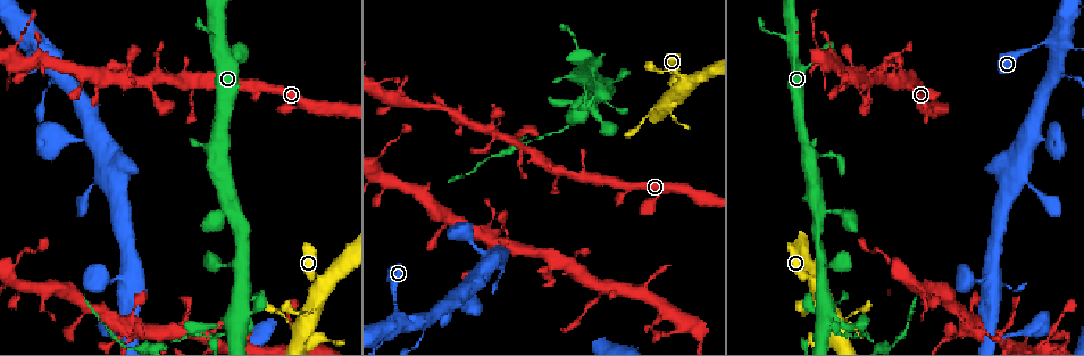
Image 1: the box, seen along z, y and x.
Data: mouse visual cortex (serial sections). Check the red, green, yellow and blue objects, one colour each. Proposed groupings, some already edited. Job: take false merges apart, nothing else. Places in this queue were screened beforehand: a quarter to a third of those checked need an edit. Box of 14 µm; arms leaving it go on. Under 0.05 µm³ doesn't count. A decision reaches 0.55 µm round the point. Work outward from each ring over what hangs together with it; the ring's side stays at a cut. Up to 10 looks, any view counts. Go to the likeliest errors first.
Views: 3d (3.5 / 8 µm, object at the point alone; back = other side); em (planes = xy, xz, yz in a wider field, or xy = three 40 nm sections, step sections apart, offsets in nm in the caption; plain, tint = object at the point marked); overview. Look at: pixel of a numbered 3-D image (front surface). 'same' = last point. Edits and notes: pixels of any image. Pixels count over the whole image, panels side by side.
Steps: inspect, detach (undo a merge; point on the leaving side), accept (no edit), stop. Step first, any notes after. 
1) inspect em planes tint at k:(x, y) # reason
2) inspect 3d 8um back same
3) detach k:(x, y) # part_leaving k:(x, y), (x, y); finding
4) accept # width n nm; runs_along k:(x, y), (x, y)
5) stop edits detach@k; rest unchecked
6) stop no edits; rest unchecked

inspect 3d 3.5um at 1:(1062, 75) # small branch off a trunk

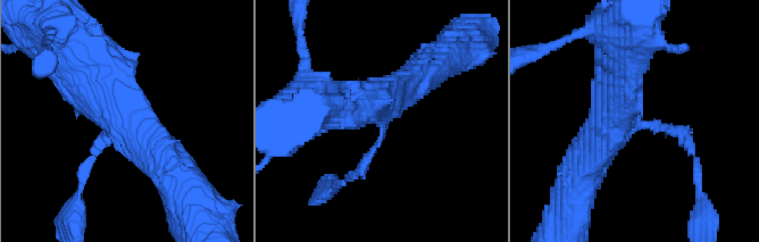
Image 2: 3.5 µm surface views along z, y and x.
inspect em xy step 3 tint at 2:(126, 124) # arms 3; arm_widths 150, 500, 600 nm

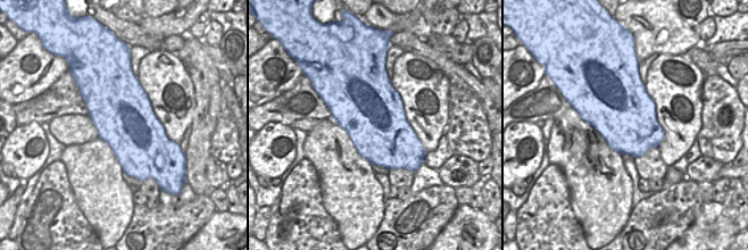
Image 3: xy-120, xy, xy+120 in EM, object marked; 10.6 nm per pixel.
accept # runs_along 2:(78, 61), (173, 173); all the same cell

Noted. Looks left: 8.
inspect em planes tint at 1:(301, 312) # a narrow waist

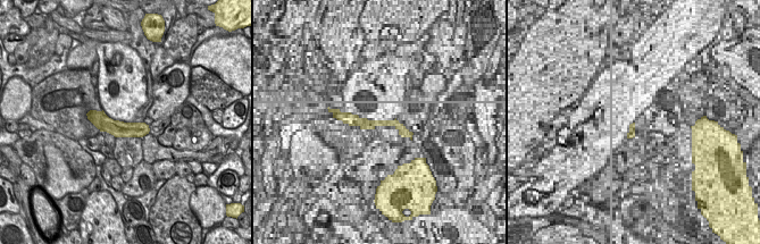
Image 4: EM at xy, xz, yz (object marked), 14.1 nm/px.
inspect 3d 3.5um same # wider look

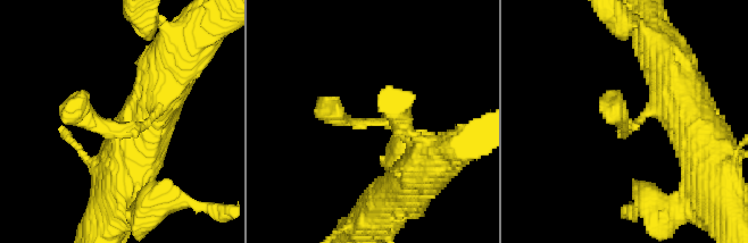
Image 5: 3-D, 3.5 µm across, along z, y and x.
accept # runs_along 5:(161, 90), (134, 131), (64, 120); all the same cell

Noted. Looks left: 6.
inspect 3d 8um at 1:(598, 100)

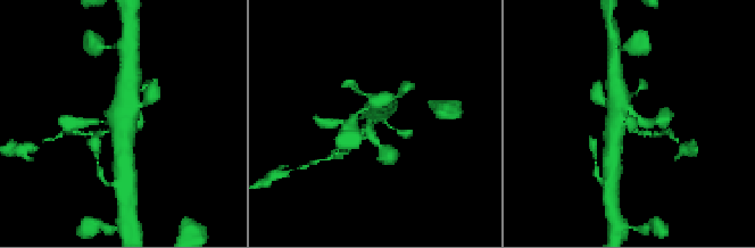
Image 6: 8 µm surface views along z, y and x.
inspect 3d 3.5um back at 6:(115, 119) # closer look

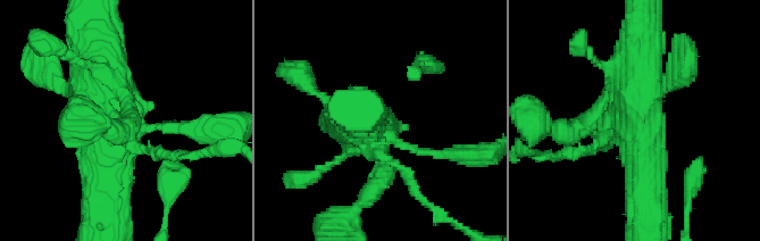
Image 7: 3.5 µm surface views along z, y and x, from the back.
inspect em xy step 5 tint at 7:(612, 127)

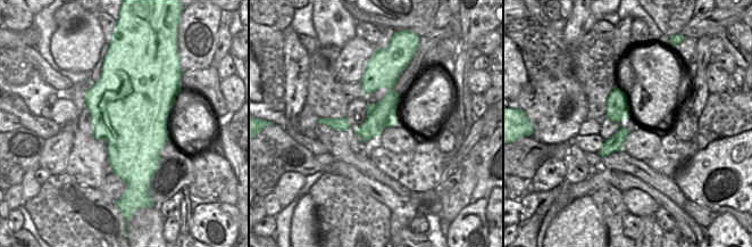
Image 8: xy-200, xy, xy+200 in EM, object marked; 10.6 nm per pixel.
detach 7:(568, 149) # width 280 nm; part_leaving 7:(608, 130), (587, 150), (539, 154); a second cell is stuck on

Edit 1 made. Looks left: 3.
inspect 3d 8um at 1:(987, 276) # a narrow waist

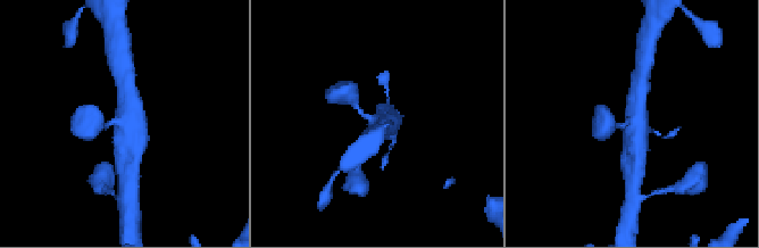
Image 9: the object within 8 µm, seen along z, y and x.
inspect em xy step 5 tint at 9:(121, 124)

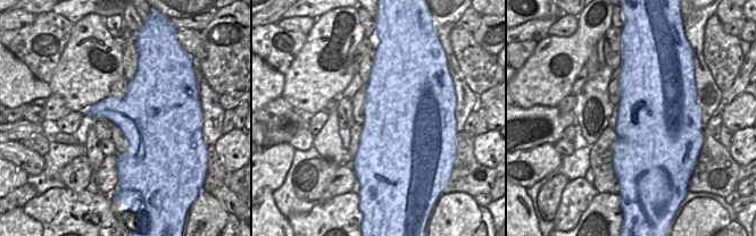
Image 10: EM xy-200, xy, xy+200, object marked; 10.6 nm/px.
accept # width 800 nm; runs_along 9:(131, 96), (127, 165); one cell here

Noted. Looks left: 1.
stop edits detach@7; rest unchecked

